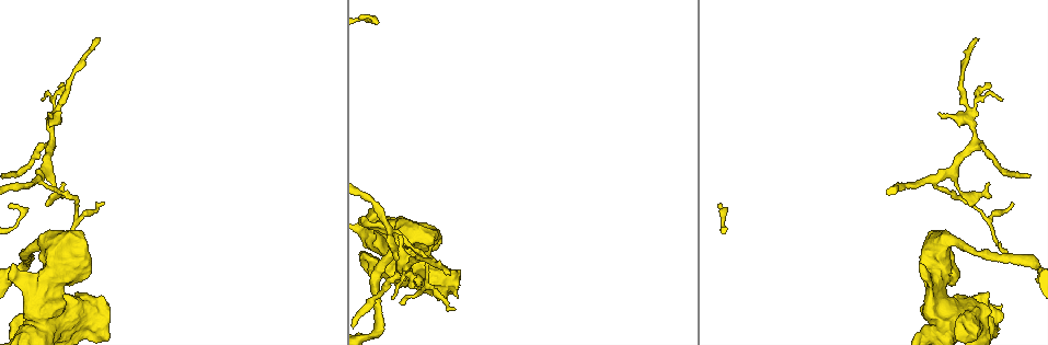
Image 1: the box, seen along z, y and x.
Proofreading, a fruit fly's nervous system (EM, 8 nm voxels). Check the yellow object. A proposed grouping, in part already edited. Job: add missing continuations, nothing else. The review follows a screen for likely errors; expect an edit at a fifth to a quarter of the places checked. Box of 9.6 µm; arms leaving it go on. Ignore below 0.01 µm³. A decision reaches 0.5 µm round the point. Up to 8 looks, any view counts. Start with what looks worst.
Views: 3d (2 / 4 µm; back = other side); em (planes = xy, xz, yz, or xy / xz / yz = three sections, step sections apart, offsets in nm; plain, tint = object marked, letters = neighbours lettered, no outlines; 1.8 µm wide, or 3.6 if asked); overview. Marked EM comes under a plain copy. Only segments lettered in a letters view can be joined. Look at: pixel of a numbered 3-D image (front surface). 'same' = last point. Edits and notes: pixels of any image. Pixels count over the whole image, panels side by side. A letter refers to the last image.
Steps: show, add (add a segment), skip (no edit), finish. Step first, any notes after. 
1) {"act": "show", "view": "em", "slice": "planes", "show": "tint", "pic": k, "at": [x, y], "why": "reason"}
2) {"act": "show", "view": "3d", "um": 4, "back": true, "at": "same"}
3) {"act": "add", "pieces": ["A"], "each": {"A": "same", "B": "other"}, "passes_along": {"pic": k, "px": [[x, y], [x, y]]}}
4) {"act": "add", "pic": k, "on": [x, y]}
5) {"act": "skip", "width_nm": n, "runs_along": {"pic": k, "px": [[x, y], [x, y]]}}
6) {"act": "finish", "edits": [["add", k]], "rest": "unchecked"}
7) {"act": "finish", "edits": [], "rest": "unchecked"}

{"act": "show", "view": "3d", "um": 2, "pic": 1, "at": [403, 272], "why": "calibre changes"}

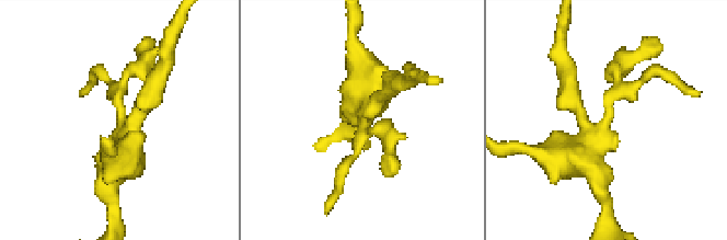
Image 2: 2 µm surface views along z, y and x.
{"act": "show", "view": "em", "slice": "planes", "show": "letters", "pic": 2, "at": [366, 118]}

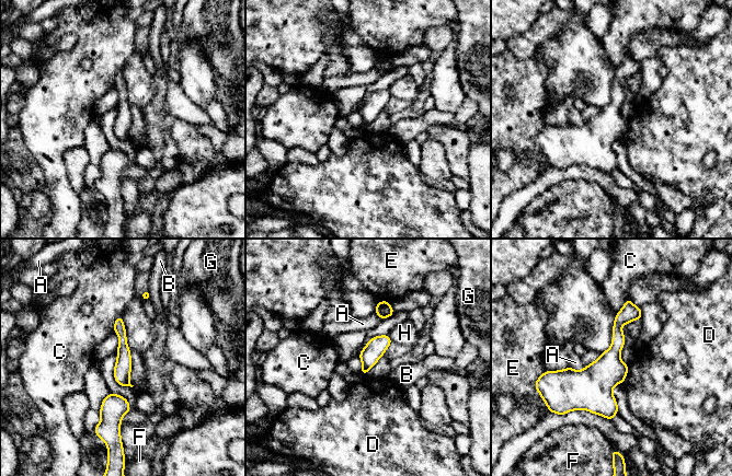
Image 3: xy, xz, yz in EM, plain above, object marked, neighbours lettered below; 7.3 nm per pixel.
{"act": "skip", "each": {"A": "other", "B": "other", "C": "other", "D": "other", "E": "other", "F": "other", "G": "other", "H": "other"}, "border": {"pic": 3, "px": [[628, 364], [628, 371], [622, 383]]}, "found": "no lettered segment goes on from it"}

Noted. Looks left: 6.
{"act": "show", "view": "3d", "um": 2, "pic": 1, "at": [977, 38], "why": "tapers out"}

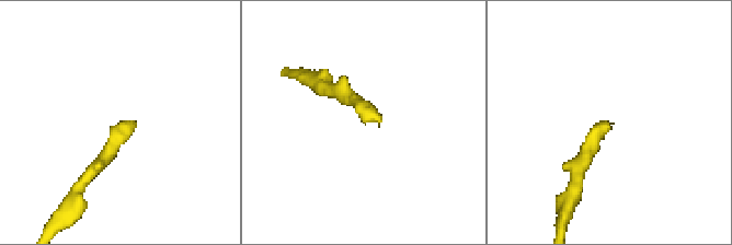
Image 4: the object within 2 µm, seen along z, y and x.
{"act": "show", "view": "em", "slice": "planes", "show": "letters", "pic": 4, "at": [380, 120], "why": "need the tissue"}

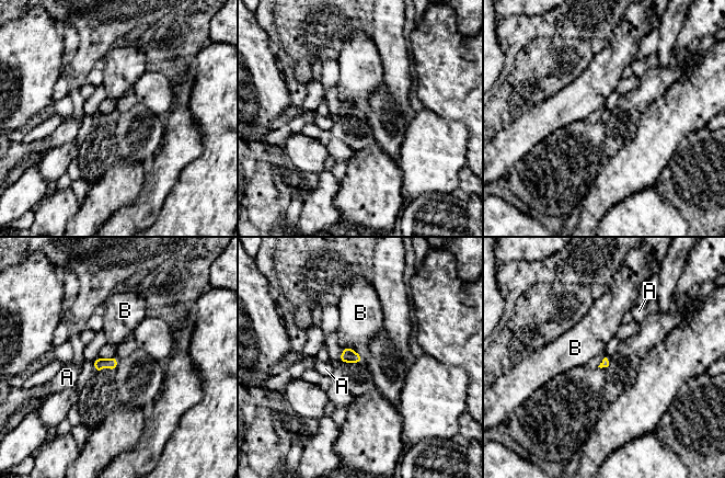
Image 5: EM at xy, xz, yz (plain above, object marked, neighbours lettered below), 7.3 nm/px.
{"act": "skip", "each": {"A": "other", "B": "other"}, "found": "no lettered segment goes on from it"}

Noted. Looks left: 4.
{"act": "show", "view": "3d", "um": 4, "pic": 1, "at": [400, 303], "why": "an open end"}

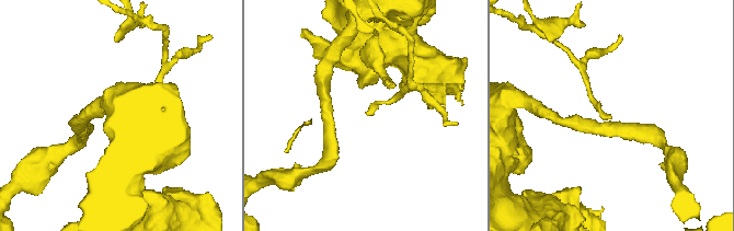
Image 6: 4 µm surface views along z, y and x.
{"act": "show", "view": "em", "slice": "xy", "step": 8, "show": "tint", "pic": 6, "at": [366, 113]}

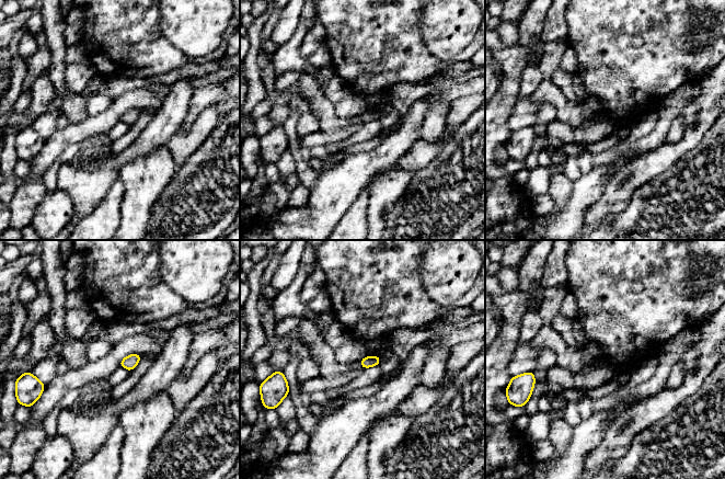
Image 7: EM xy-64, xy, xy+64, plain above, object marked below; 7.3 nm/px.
{"act": "show", "view": "em", "slice": "planes", "show": "letters", "at": "same"}

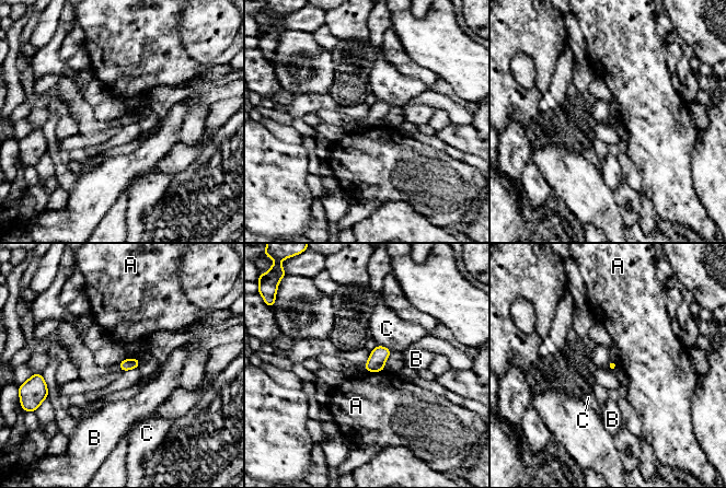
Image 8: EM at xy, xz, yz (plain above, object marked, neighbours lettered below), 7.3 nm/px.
{"act": "skip", "each": {"A": "other", "B": "other", "C": "other"}, "found": "no lettered segment goes on from it"}

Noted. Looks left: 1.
{"act": "finish", "edits": [], "rest": "unchecked"}

